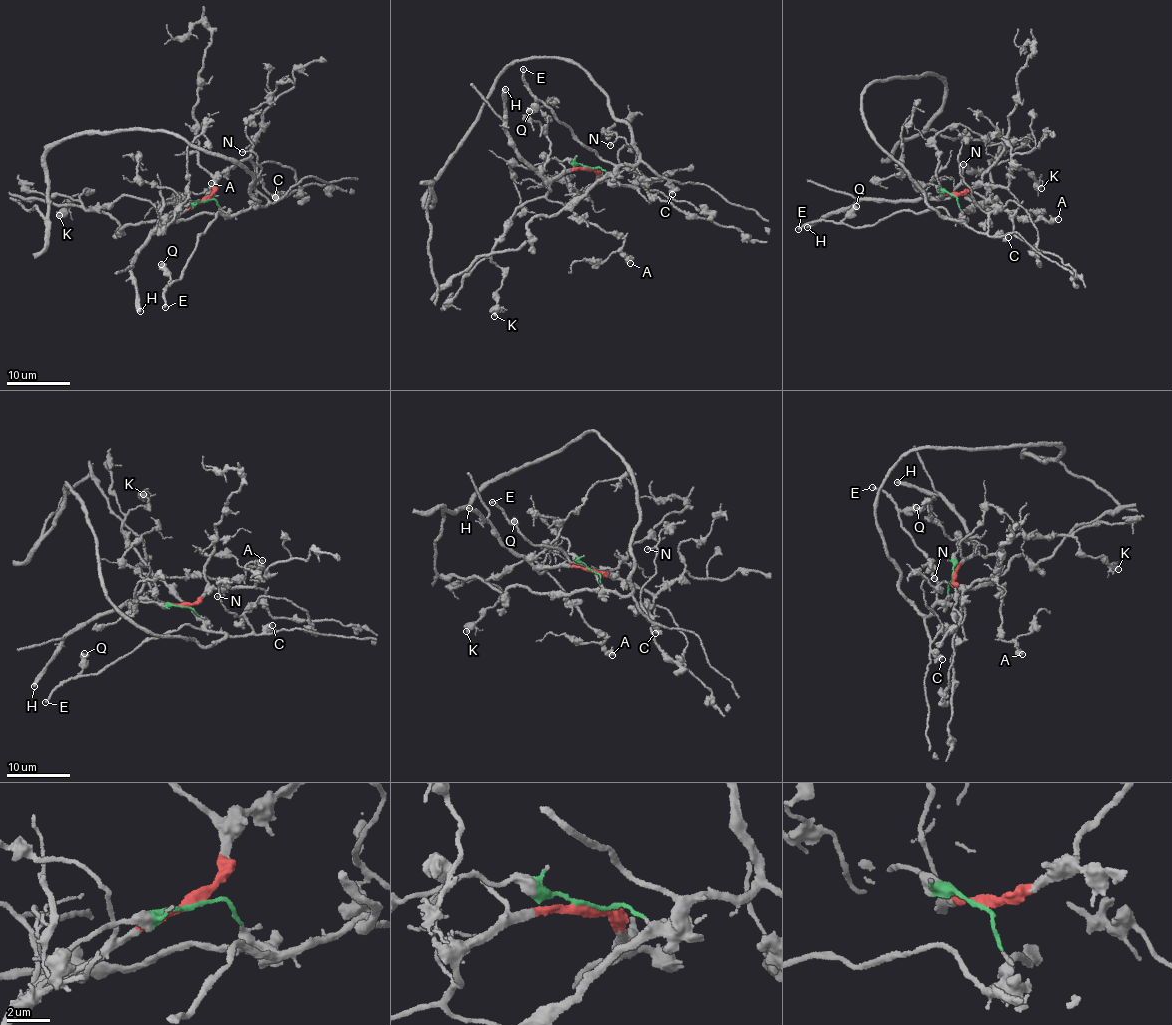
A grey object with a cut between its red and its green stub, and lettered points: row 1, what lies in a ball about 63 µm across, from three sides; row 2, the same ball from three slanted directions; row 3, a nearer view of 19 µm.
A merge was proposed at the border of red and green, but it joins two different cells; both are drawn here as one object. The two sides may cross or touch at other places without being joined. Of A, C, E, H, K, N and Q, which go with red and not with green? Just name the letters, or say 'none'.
A, H, K

